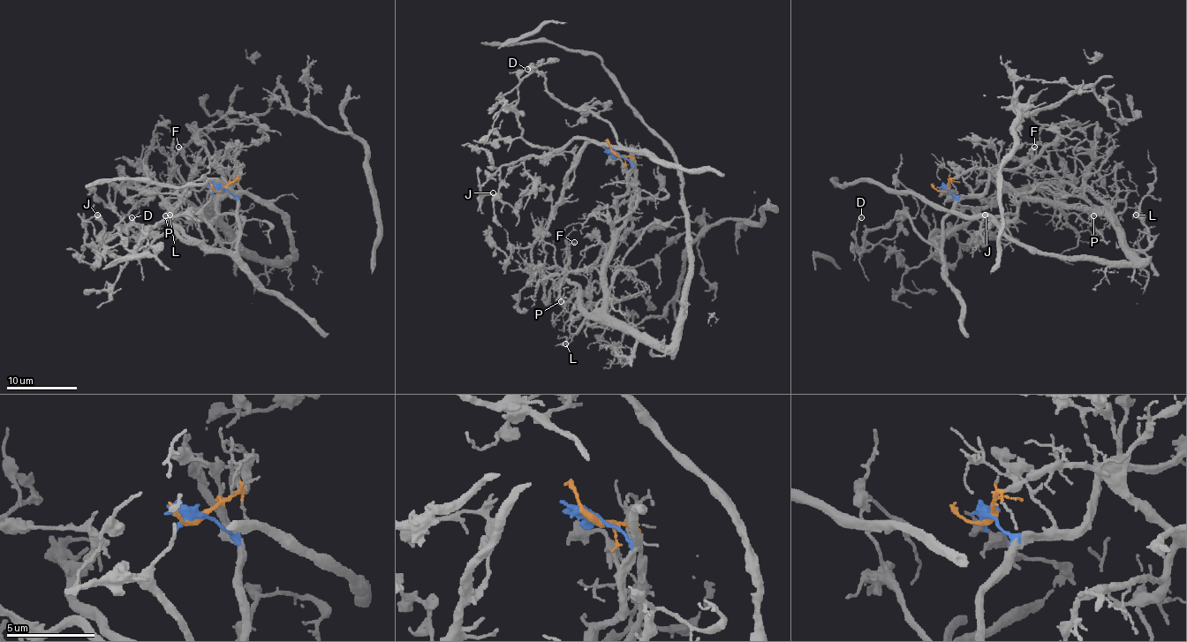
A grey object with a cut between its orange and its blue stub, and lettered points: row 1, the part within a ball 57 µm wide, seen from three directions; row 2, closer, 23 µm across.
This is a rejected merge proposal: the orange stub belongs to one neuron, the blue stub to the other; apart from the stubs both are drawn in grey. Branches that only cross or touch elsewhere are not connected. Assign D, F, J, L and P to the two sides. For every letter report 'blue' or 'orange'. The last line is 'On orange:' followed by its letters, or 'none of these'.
D: blue
F: orange
J: blue
L: orange
P: orange
On orange: F, L, P

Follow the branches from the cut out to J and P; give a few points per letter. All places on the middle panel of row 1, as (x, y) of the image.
J: (616, 154), (632, 162), (629, 148), (586, 139), (525, 155), (496, 169), (480, 187), (480, 194), (493, 192)
P: (616, 154), (634, 161), (629, 219), (616, 237), (613, 254), (599, 270), (569, 272), (560, 300)

